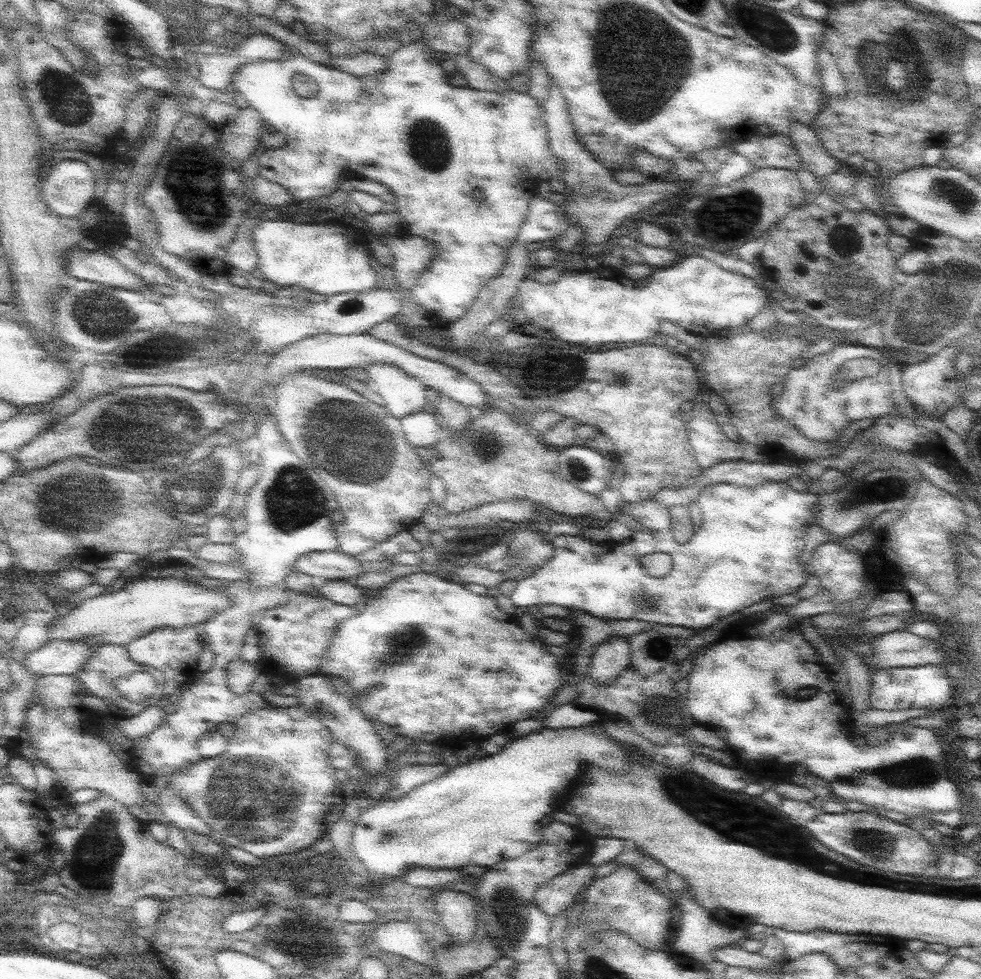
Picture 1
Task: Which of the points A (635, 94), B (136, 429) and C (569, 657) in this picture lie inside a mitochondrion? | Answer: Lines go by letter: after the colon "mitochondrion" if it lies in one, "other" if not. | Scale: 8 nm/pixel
A: mitochondrion
B: mitochondrion
C: other

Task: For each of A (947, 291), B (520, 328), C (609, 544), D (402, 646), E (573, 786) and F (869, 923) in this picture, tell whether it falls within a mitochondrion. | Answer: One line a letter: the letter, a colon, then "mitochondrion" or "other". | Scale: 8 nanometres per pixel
A: mitochondrion
B: other
C: other
D: mitochondrion
E: other
F: other

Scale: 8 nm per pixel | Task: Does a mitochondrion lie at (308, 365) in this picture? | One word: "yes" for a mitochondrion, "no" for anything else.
no

